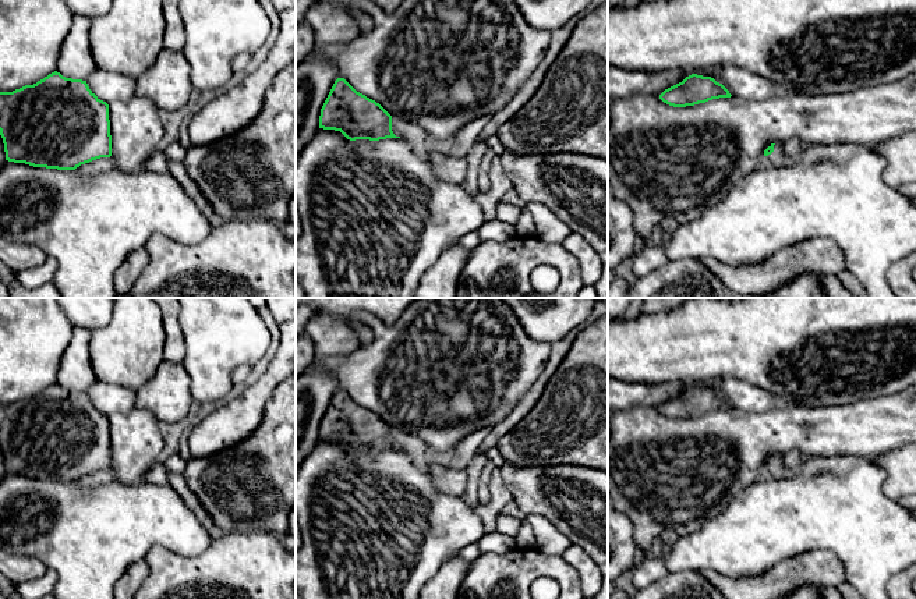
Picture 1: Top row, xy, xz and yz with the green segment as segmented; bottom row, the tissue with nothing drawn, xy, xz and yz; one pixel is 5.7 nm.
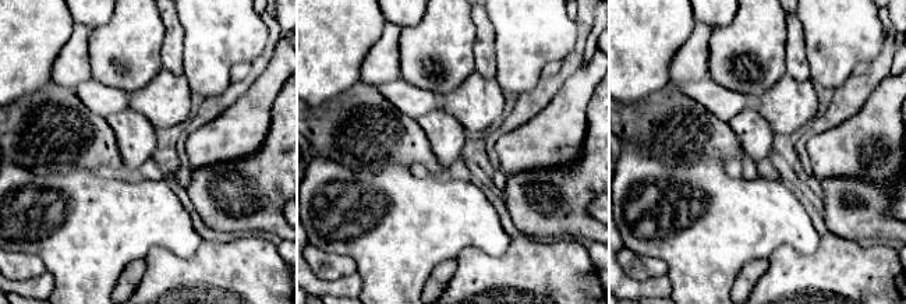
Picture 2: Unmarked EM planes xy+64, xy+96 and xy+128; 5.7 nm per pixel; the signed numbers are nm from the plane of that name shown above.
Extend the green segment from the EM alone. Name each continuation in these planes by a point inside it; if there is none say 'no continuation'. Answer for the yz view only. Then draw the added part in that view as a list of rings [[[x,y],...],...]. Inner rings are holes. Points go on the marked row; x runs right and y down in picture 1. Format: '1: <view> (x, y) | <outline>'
1: yz (777, 158) | [[[778,143],[774,145],[774,152],[771,155],[764,156],[764,160],[765,163],[775,167],[791,166],[795,162],[795,159],[791,159],[784,155],[782,146]]]

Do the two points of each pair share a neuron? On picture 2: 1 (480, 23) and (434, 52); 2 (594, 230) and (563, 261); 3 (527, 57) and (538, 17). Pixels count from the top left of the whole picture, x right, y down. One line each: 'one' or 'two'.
1: two
2: two
3: one

